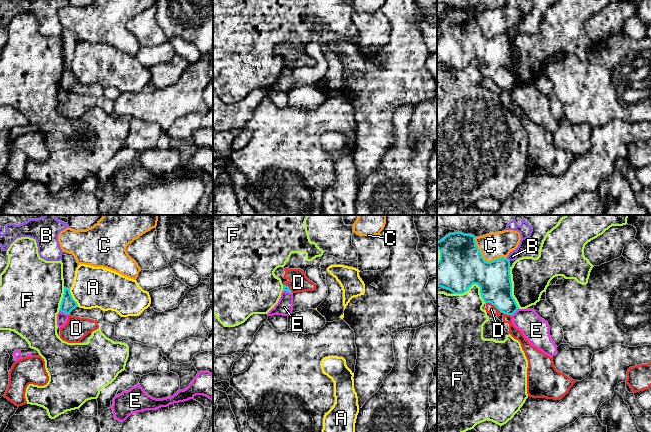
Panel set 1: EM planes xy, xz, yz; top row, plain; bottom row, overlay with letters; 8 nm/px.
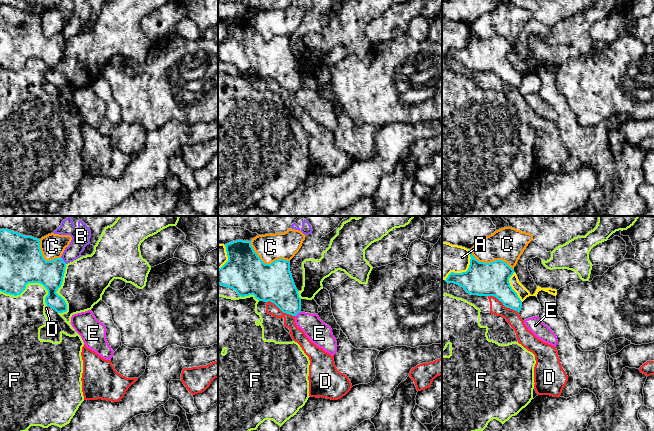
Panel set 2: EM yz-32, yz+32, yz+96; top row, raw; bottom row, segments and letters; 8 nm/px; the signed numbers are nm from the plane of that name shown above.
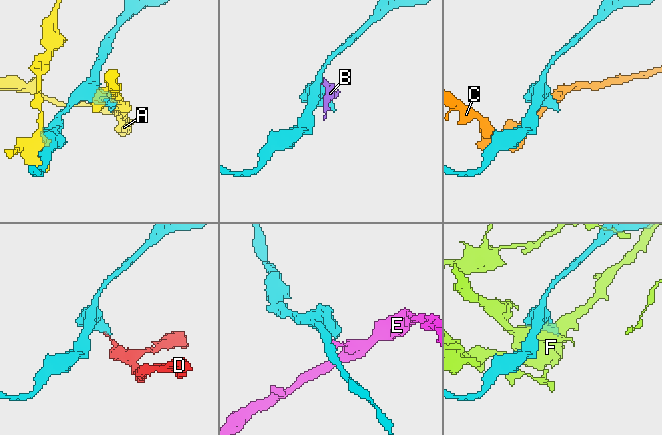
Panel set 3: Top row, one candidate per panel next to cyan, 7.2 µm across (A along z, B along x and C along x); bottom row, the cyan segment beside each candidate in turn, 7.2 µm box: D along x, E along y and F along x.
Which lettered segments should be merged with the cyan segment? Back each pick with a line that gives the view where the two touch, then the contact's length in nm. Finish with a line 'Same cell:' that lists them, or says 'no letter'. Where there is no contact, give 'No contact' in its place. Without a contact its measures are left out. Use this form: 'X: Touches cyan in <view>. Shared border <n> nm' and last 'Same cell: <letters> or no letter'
Same cell: no letter

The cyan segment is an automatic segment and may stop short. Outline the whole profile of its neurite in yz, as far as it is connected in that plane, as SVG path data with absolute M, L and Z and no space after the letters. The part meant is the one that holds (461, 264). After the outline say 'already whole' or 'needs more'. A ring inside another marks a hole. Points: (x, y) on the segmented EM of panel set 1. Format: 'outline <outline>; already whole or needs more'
outline M454 232L437 242L440 251L437 287L463 294L477 284L485 303L491 303L500 312L512 316L519 307L512 296L510 261L501 257L487 262L475 238L471 234Z; already whole

